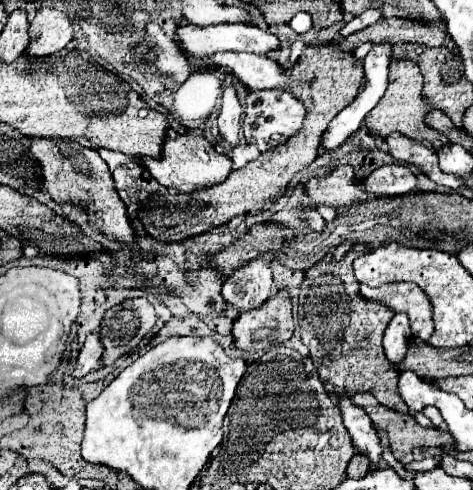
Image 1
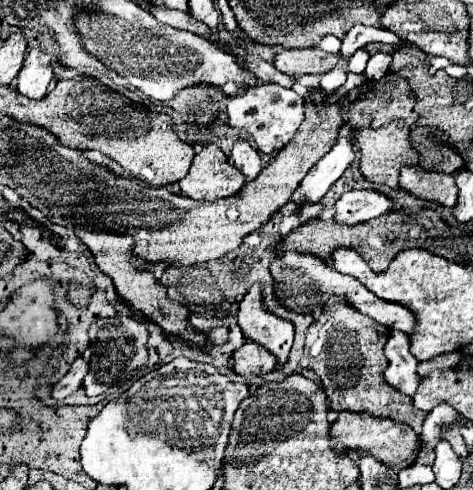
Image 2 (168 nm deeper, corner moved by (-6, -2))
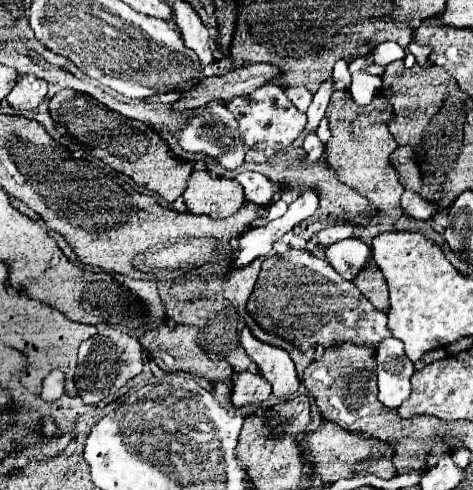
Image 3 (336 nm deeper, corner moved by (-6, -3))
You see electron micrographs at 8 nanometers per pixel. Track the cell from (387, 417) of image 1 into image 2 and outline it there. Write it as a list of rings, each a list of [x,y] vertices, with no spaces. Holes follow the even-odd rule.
[[[350,411],[338,413],[338,419],[330,425],[330,437],[332,437],[330,445],[336,451],[346,451],[346,453],[356,451],[360,457],[374,455],[374,459],[378,459],[380,463],[384,463],[394,471],[410,467],[420,453],[420,437],[408,425],[390,419],[378,419],[368,413],[360,413],[360,415]]]

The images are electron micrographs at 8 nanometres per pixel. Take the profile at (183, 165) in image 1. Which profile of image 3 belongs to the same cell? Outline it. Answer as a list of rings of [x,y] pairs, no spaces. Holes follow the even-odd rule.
[[[194,170],[184,200],[188,212],[228,218],[244,204],[244,192],[236,180],[212,178],[206,170]]]

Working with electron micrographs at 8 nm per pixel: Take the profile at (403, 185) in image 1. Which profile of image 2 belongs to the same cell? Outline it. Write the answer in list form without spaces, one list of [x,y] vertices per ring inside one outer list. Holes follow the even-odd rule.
[[[348,191],[334,203],[334,221],[340,225],[358,225],[388,213],[392,199],[376,191]]]

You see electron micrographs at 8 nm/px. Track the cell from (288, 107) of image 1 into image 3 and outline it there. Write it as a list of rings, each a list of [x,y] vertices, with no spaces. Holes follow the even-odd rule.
[[[264,84],[246,96],[236,96],[226,102],[226,108],[238,120],[238,134],[246,150],[262,150],[266,154],[280,152],[290,146],[306,128],[306,114],[300,112],[292,100],[276,84]]]

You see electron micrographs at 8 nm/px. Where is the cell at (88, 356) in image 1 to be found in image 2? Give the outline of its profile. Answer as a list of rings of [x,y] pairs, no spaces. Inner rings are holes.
[[[76,359],[70,367],[70,371],[52,387],[52,397],[54,399],[64,399],[76,389],[82,387],[82,379],[88,373],[88,363],[84,359]]]

